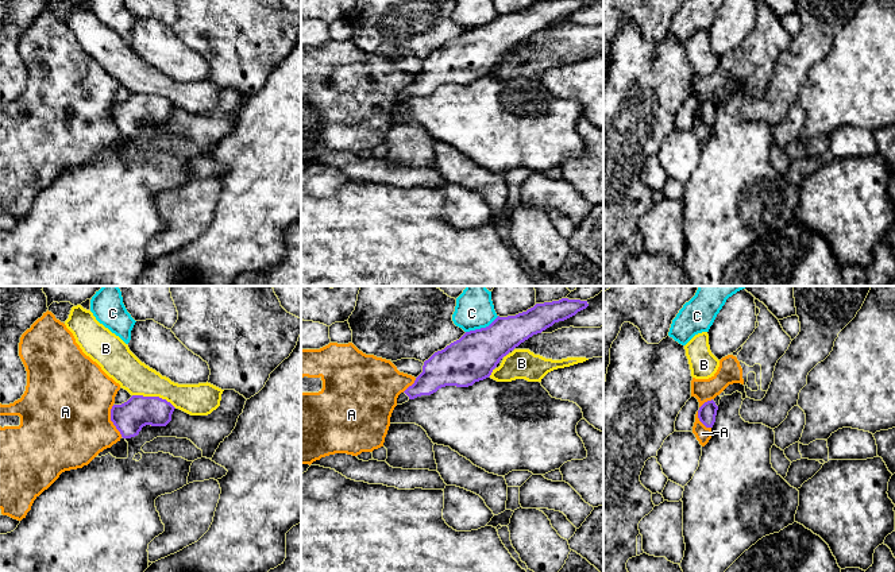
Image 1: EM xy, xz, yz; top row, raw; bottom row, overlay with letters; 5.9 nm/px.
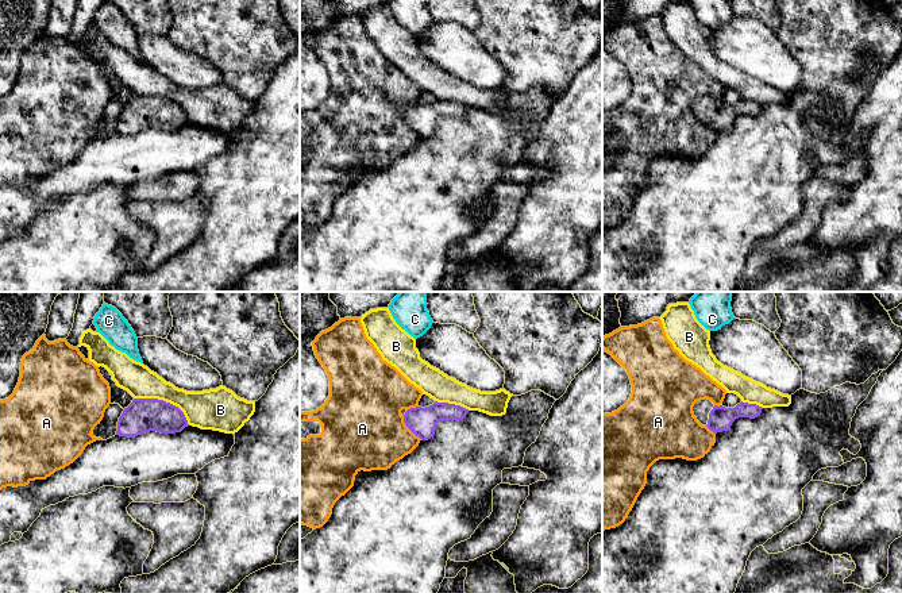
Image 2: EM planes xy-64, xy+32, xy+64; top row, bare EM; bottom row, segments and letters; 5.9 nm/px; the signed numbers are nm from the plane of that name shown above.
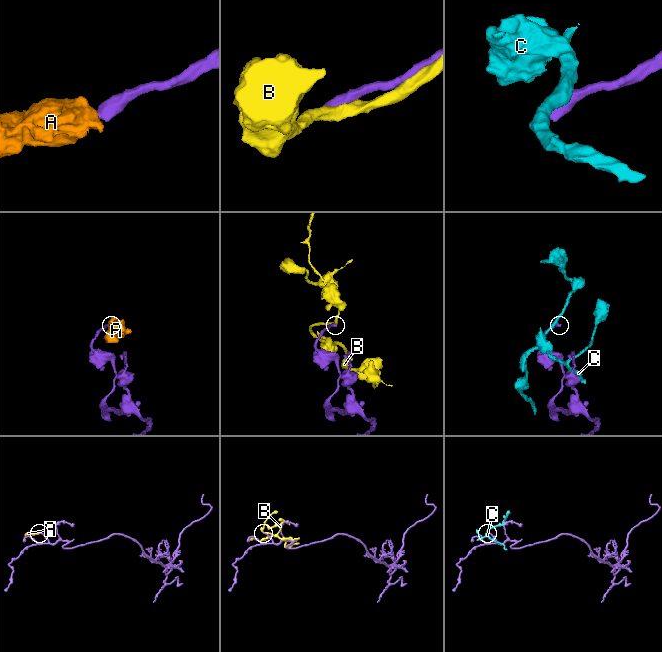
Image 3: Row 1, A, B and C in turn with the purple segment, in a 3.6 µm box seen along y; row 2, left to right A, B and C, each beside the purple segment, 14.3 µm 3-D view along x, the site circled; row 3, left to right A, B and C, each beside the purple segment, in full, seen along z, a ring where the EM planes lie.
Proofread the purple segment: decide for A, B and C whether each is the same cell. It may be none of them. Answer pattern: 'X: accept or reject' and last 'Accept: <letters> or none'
A: reject
B: reject
C: reject
Accept: none

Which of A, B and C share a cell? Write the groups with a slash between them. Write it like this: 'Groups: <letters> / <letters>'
Groups: A / B / C

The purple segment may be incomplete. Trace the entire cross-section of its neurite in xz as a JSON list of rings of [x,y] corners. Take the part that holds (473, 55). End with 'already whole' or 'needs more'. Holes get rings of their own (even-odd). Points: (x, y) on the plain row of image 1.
[[[587,0],[536,1],[526,9],[498,13],[489,24],[466,30],[424,59],[423,70],[398,93],[397,103],[445,84],[468,85],[489,76],[499,58],[521,40],[587,4]]]; needs more

